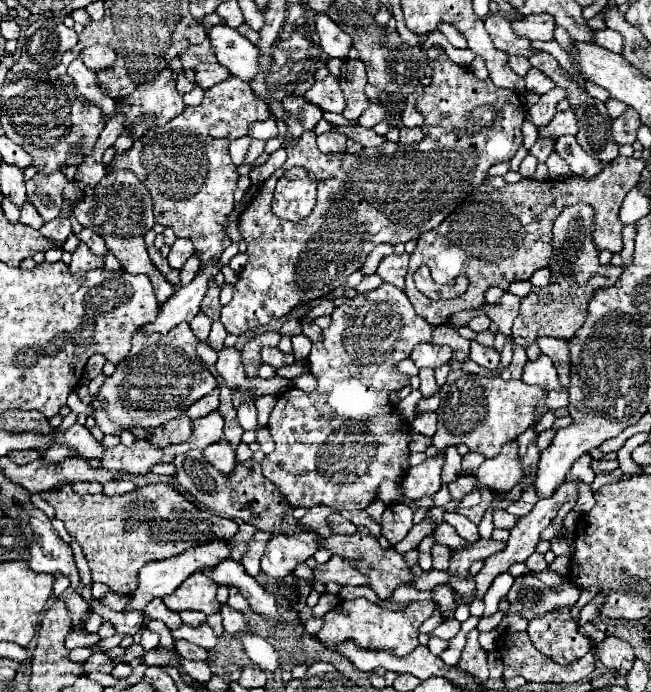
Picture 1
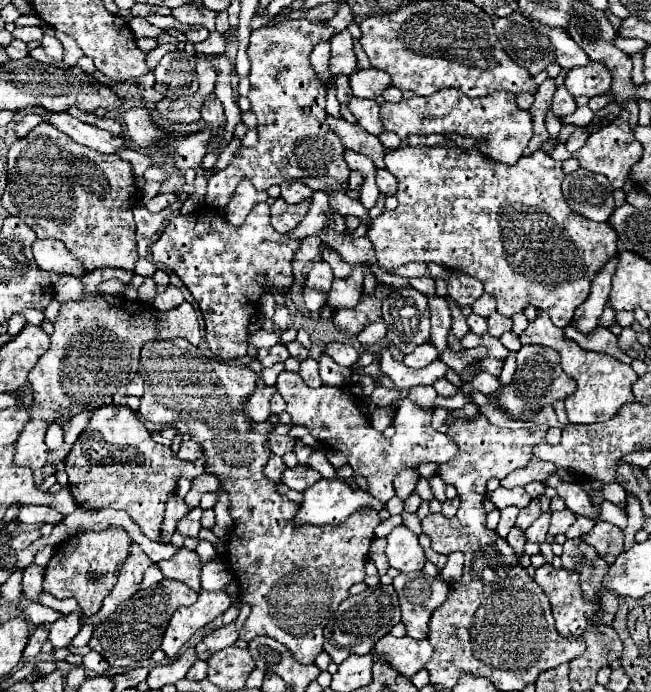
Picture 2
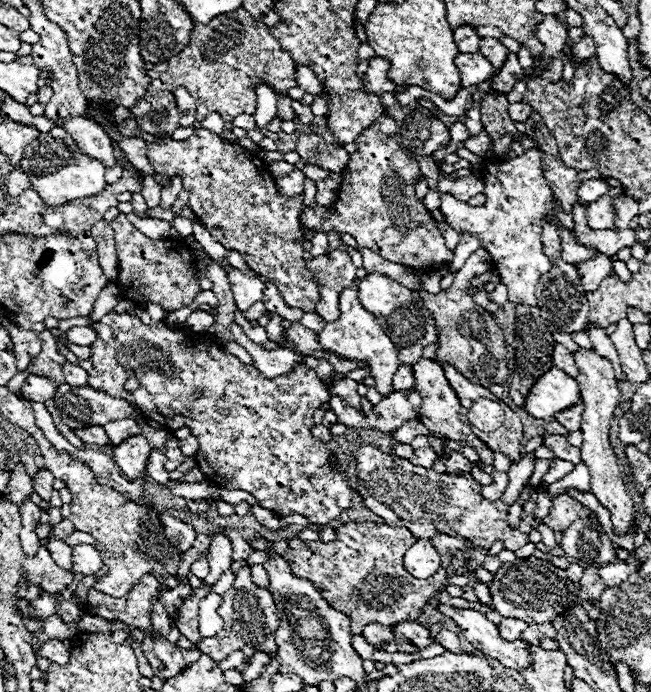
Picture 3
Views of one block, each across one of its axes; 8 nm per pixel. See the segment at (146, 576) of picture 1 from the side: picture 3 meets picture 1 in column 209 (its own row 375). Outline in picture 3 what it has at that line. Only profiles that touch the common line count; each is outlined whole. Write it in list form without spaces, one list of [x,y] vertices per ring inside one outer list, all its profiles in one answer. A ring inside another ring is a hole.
[[[550,368],[538,384],[534,384],[532,392],[526,400],[526,412],[534,418],[548,418],[556,412],[562,412],[580,400],[580,388],[574,378],[564,374],[558,368]]]

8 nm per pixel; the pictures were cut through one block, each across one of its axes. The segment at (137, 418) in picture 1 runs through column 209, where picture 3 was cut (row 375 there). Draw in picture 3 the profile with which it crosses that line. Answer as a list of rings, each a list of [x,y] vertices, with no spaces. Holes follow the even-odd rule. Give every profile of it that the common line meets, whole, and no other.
[[[346,288],[340,294],[340,318],[334,324],[326,324],[322,332],[318,332],[318,342],[322,344],[322,350],[334,352],[338,358],[344,360],[364,360],[366,370],[376,380],[376,390],[382,396],[390,396],[392,390],[392,376],[400,368],[398,364],[398,350],[392,344],[392,340],[384,334],[380,324],[376,322],[376,316],[362,308],[358,300],[356,288]]]

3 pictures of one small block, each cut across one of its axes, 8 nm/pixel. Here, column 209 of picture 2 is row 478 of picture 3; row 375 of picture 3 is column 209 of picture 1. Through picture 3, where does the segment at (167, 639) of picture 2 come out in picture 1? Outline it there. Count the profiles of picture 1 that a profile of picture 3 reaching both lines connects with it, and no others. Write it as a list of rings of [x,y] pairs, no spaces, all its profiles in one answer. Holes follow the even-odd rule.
[[[194,572],[188,576],[174,594],[164,596],[164,604],[170,610],[198,610],[204,614],[214,614],[220,610],[220,602],[216,600],[216,584],[204,576],[202,572]]]

